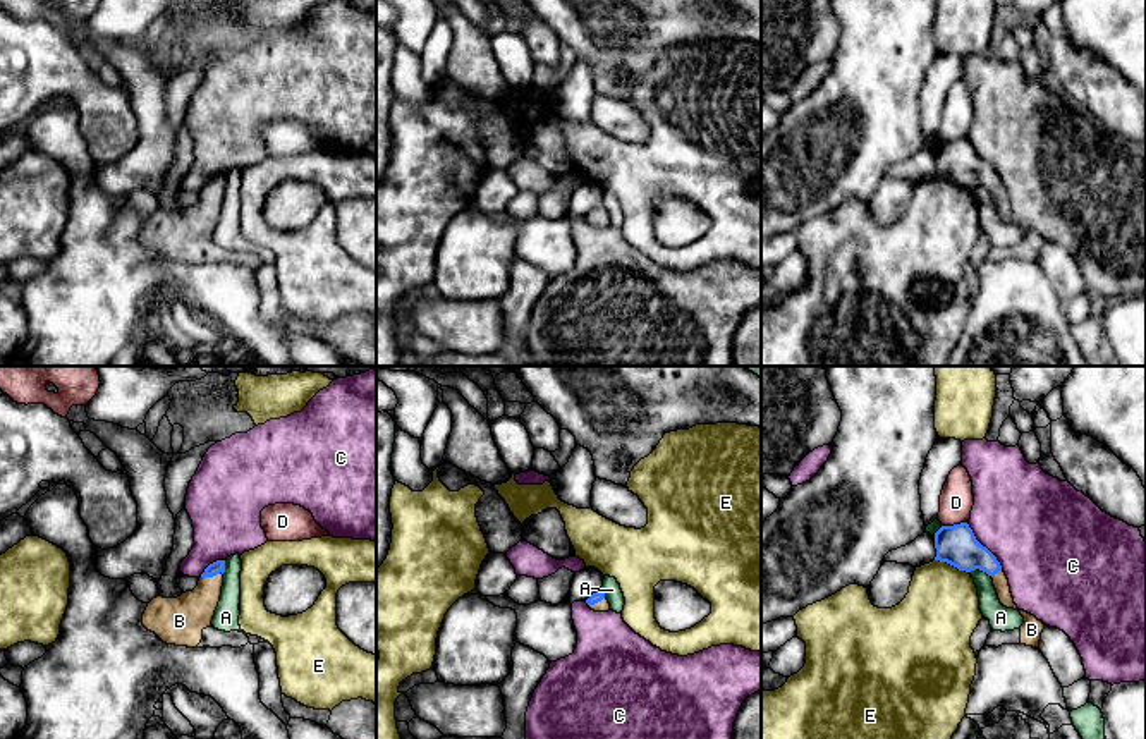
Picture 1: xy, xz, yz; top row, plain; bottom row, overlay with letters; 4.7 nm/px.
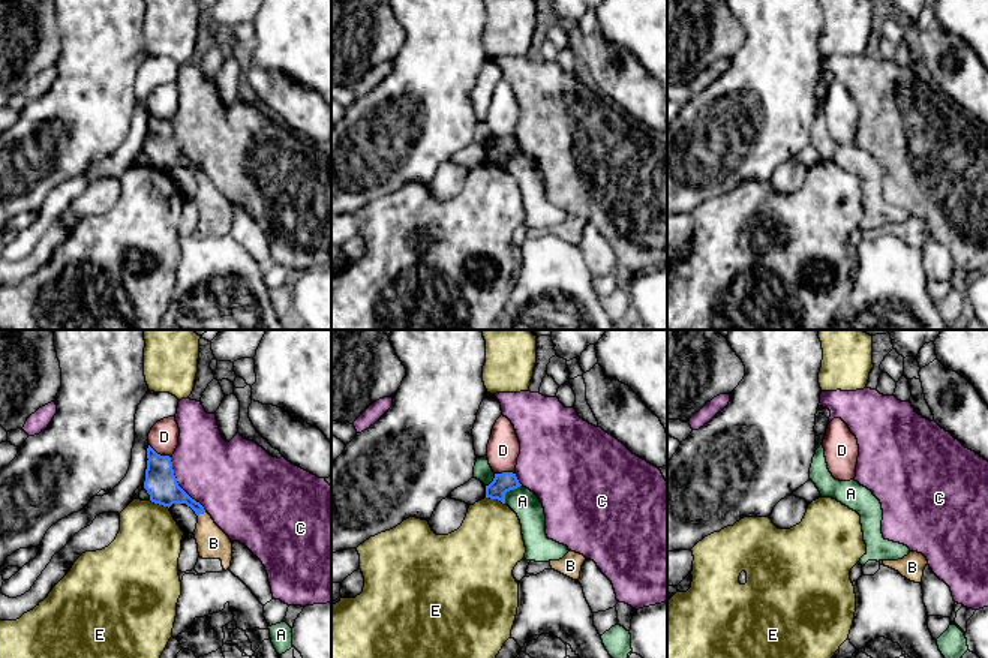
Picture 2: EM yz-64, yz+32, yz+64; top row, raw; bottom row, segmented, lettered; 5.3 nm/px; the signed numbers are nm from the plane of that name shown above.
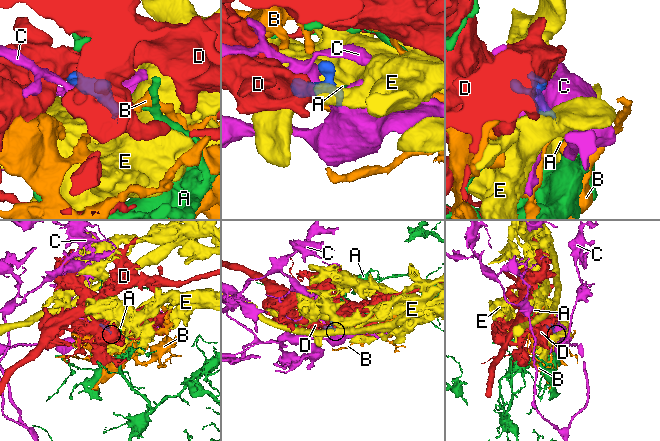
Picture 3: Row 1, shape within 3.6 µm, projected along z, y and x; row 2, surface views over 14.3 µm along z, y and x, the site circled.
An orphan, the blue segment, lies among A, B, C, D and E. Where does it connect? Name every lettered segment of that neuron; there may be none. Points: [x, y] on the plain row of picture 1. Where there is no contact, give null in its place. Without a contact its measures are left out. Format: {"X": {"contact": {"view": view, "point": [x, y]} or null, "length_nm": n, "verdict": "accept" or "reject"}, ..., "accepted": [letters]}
{"A": {"contact": {"view": "yz", "point": [980, 184]}, "length_nm": 110, "verdict": "reject"}, "B": {"contact": {"view": "xy", "point": [212, 191]}, "length_nm": 110, "verdict": "accept"}, "C": {"contact": {"view": "yz", "point": [981, 160]}, "length_nm": 280, "verdict": "reject"}, "D": {"contact": {"view": "yz", "point": [954, 140]}, "length_nm": 120, "verdict": "reject"}, "E": {"contact": {"view": "yz", "point": [952, 179]}, "length_nm": 170, "verdict": "reject"}, "accepted": ["B"]}

